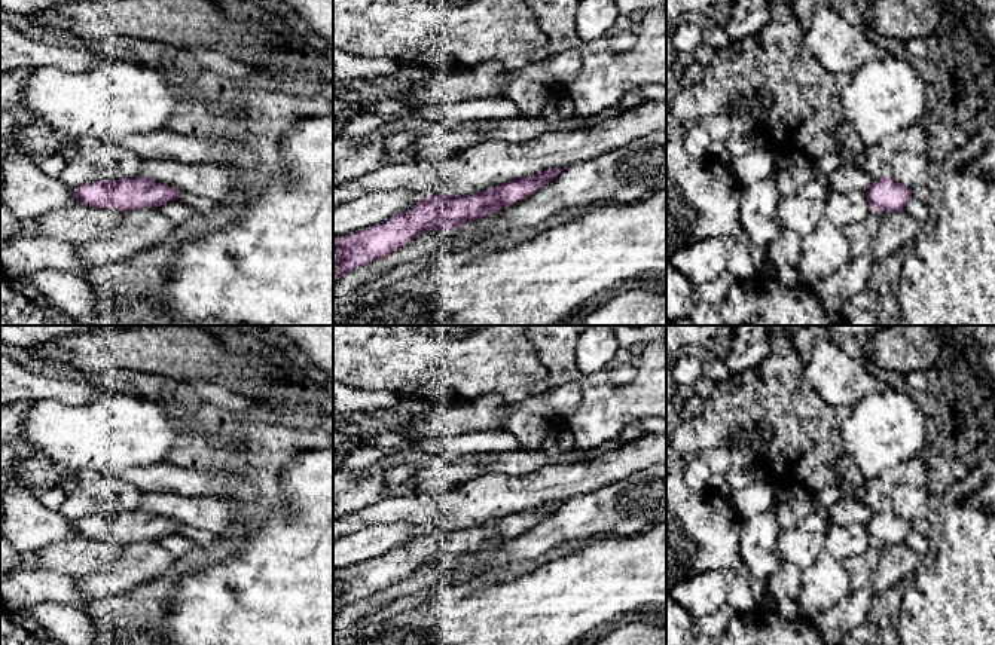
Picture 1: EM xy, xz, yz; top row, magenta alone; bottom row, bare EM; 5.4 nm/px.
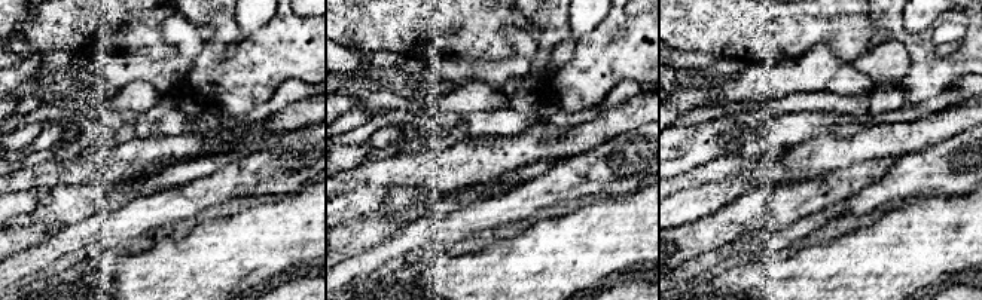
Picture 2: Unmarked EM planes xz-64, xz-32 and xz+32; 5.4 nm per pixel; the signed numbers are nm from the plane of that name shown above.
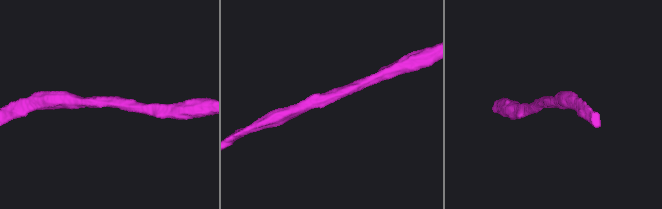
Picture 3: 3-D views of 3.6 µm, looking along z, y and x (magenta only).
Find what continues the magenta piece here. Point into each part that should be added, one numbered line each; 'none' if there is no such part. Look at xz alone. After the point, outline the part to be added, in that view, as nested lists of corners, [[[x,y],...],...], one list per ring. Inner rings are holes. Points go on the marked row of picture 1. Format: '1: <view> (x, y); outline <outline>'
none

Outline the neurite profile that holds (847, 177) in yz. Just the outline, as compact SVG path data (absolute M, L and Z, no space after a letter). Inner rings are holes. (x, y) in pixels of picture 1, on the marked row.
M842 162L828 174L828 189L848 193L851 190L858 190L867 193L873 178L857 165L851 162Z

